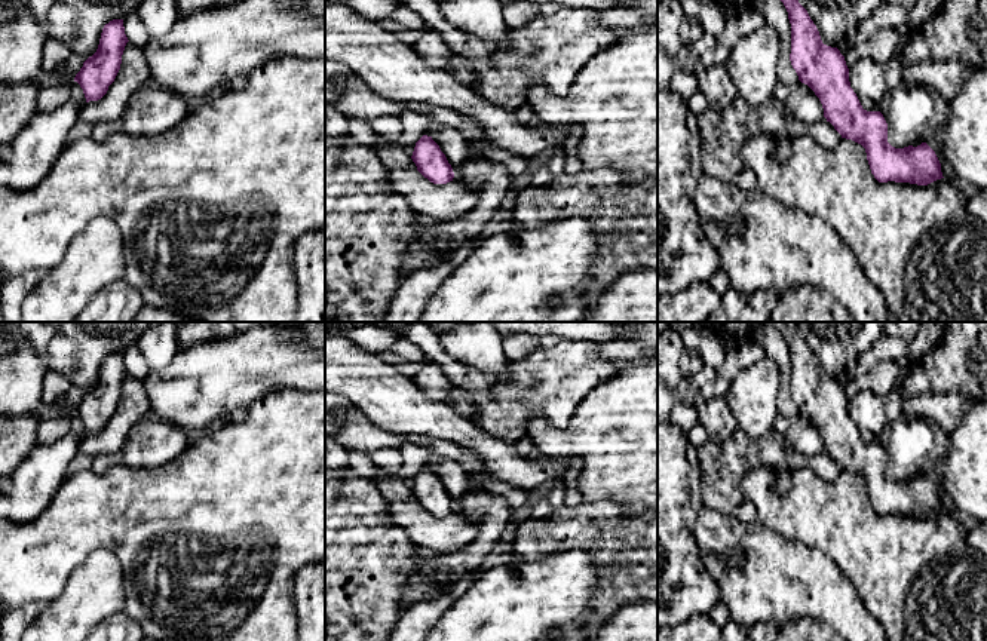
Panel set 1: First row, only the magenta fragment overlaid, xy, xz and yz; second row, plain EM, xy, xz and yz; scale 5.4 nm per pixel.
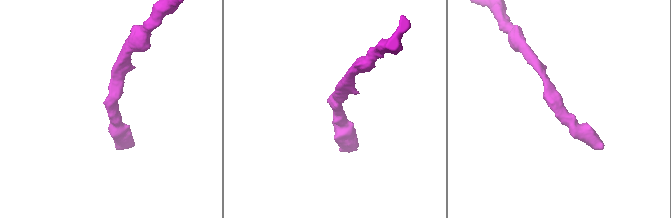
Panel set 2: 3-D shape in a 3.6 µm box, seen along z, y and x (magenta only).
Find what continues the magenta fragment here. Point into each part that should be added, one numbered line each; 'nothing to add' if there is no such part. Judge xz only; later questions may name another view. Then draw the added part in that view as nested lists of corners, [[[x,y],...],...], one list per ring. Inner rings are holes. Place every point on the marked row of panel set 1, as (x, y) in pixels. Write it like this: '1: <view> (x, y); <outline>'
nothing to add

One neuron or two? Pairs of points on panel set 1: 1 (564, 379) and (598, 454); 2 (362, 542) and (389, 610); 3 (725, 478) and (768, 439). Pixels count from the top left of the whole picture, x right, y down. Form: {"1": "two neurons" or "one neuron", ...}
{"1": "two neurons", "2": "one neuron", "3": "one neuron"}

